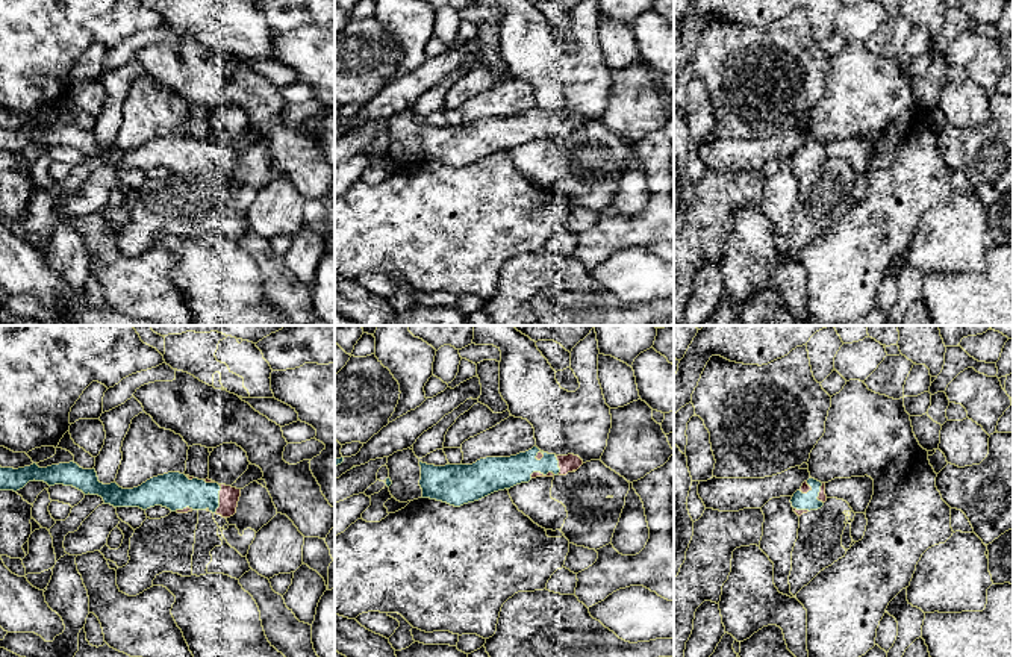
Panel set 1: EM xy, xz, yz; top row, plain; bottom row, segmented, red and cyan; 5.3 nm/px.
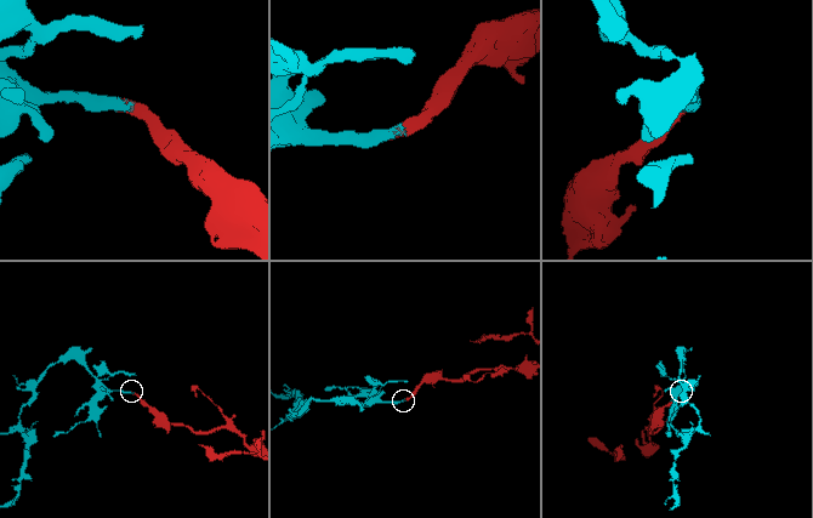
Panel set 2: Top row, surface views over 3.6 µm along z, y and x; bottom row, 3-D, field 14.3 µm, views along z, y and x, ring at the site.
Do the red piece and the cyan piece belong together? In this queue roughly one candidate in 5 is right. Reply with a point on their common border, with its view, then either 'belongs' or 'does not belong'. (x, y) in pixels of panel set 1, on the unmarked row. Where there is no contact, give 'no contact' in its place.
meets red in xy at (220, 159); belongs

